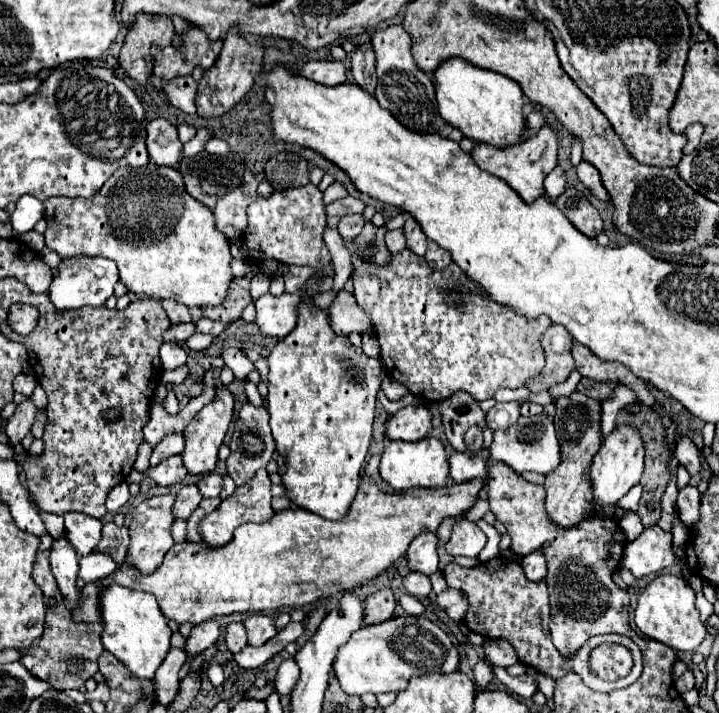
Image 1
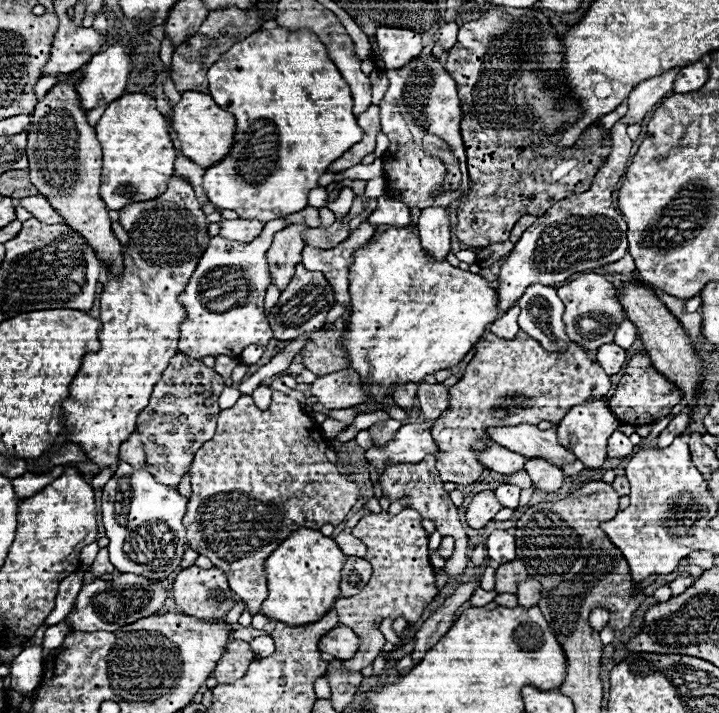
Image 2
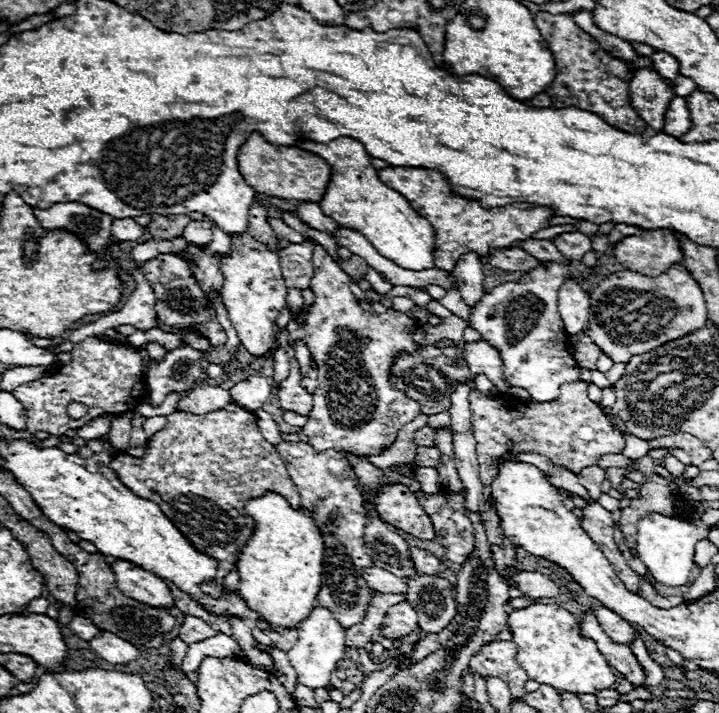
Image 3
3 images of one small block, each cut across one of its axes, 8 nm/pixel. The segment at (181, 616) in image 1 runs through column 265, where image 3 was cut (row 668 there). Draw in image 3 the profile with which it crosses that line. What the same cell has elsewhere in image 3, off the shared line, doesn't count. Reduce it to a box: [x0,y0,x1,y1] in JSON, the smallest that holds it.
[508,604,616,694]

